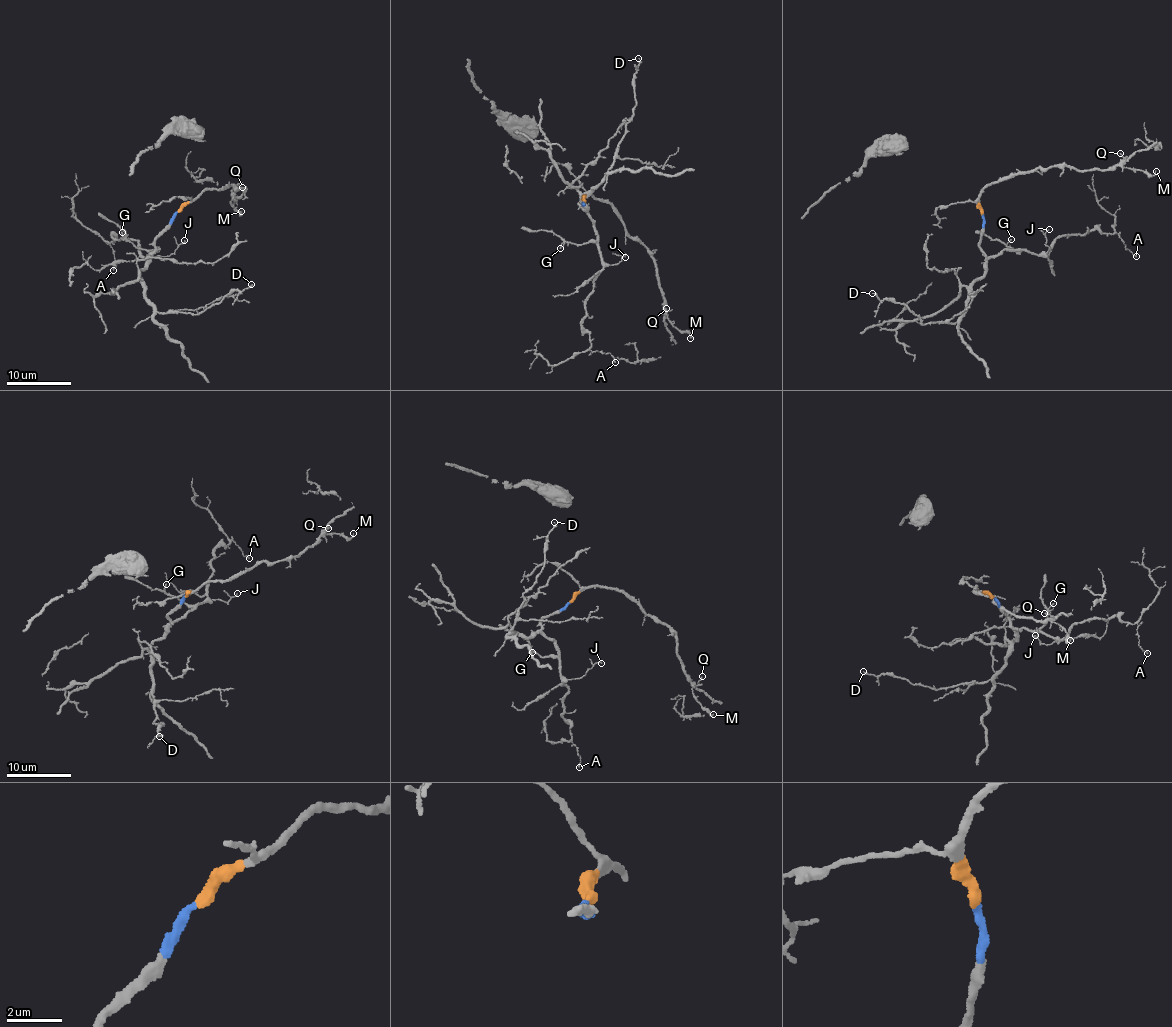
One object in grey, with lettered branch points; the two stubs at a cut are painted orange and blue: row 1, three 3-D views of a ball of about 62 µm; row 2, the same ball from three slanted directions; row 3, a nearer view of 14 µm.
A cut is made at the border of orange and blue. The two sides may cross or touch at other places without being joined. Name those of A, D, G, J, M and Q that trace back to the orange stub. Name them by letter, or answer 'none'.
M, Q

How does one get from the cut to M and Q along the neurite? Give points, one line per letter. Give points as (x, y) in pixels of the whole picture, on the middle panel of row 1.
M: (584, 201), (589, 193), (611, 203), (628, 234), (635, 236), (654, 260), (667, 319), (688, 333), (690, 338)
Q: (584, 201), (589, 193), (611, 203), (628, 234), (638, 238), (650, 256), (665, 314), (667, 308)

